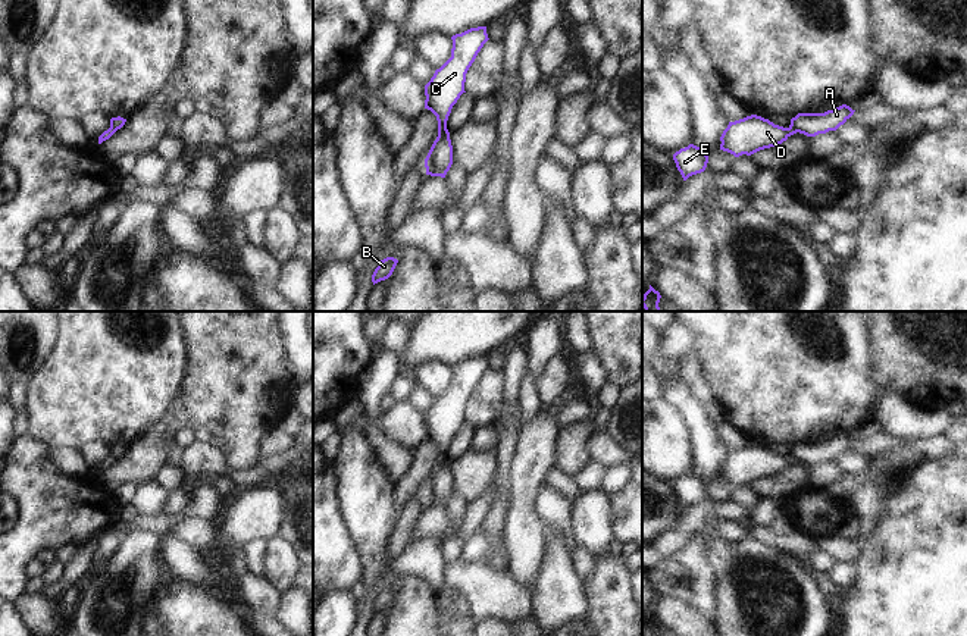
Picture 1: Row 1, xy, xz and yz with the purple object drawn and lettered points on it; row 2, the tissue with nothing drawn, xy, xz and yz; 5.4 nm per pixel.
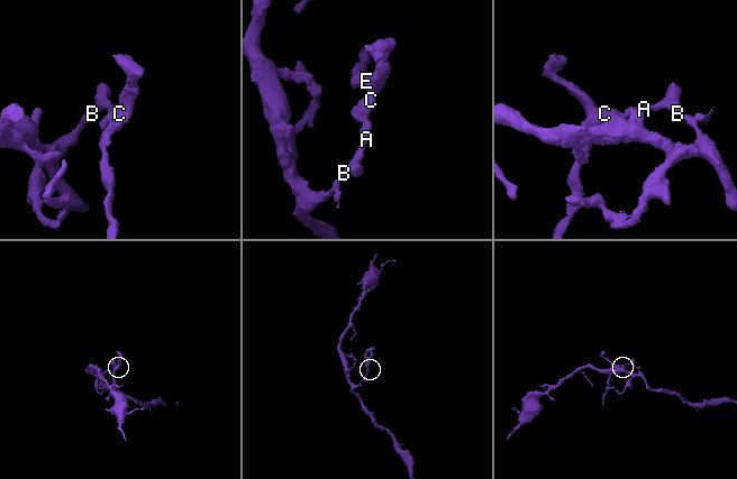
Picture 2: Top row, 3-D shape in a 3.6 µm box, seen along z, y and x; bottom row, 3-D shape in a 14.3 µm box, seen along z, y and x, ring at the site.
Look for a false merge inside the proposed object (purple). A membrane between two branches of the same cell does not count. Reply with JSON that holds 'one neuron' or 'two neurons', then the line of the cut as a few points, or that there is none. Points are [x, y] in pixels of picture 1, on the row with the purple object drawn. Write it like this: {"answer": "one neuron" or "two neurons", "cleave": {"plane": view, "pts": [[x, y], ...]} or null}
{"answer": "two neurons", "cleave": {"plane": "xz", "pts": [[446, 128], [438, 135]]}}

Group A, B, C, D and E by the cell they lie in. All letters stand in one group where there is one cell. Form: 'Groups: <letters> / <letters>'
Groups: A B / C D E.

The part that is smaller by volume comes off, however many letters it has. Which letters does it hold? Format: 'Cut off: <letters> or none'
Cut off: C, D, E

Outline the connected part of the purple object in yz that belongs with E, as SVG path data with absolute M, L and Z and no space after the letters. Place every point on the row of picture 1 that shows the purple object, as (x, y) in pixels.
M689 144L673 154L677 170L683 181L705 170L708 156L697 145Z

